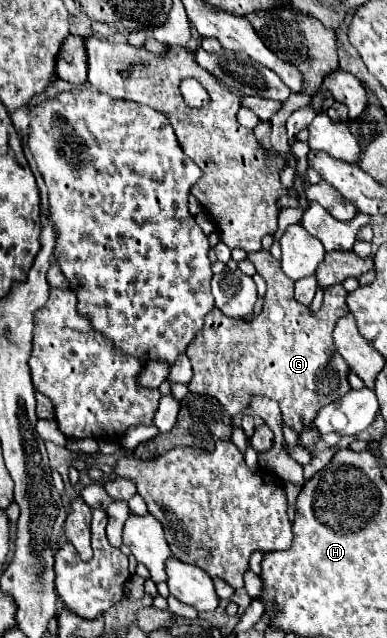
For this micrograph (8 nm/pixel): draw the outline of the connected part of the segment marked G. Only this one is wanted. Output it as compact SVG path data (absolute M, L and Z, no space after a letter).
M269 251L249 253L249 261L253 261L257 273L267 283L263 311L251 321L235 321L215 307L205 315L203 331L187 347L193 365L189 389L215 397L231 417L249 405L251 395L271 397L279 403L283 421L299 433L303 425L313 423L315 413L323 405L339 401L351 389L347 383L349 367L333 345L333 329L349 313L345 303L347 291L341 283L333 285L325 291L323 307L311 313L295 301L293 281L281 271L279 261Z

